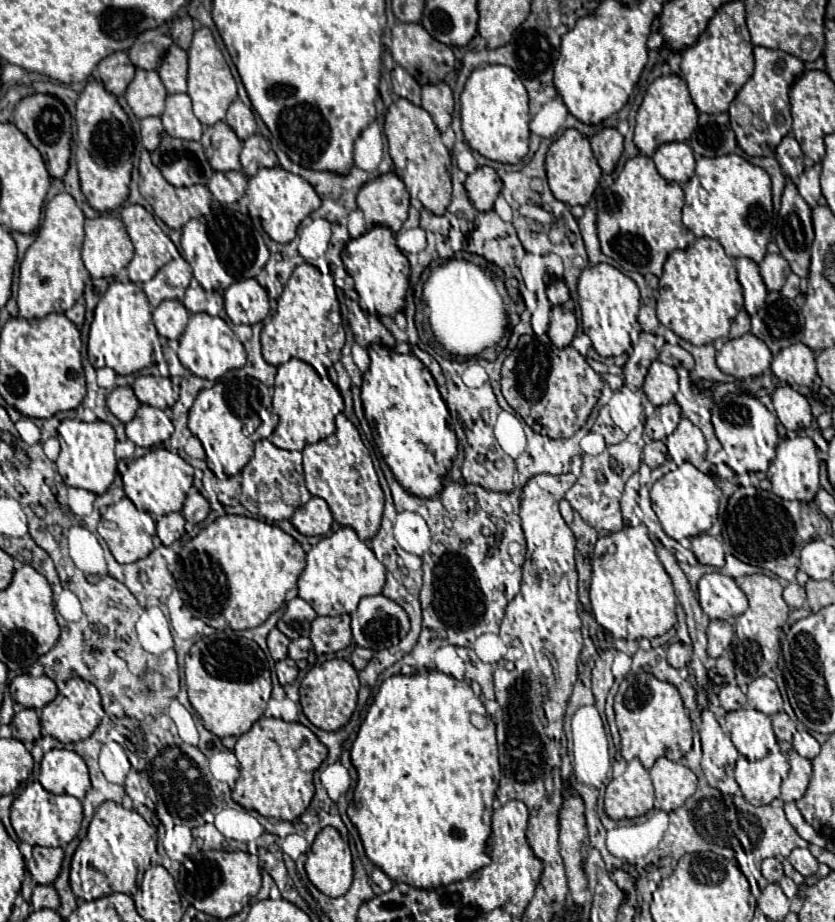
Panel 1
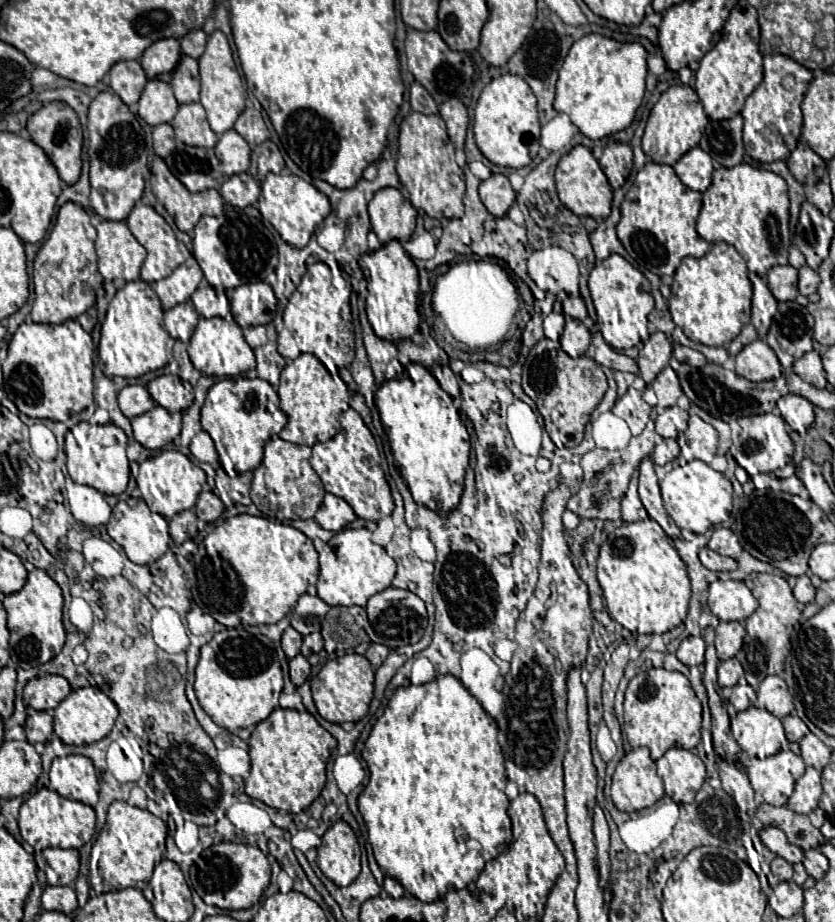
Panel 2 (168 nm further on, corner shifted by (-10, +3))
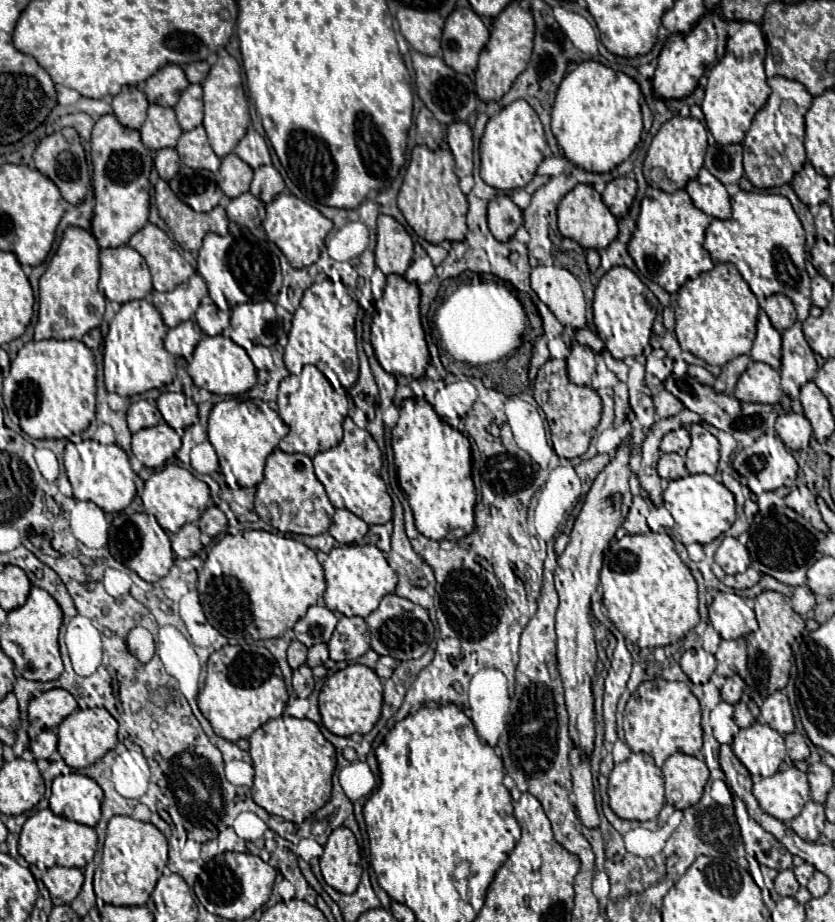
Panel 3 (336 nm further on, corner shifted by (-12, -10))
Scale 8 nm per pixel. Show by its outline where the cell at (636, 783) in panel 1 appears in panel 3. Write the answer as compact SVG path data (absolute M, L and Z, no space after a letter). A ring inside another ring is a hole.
M632 754L626 762L614 766L608 782L608 794L610 808L622 820L654 820L664 806L662 772L648 754Z

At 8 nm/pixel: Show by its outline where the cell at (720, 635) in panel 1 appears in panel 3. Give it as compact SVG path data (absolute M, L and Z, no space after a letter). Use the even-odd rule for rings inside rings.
M722 640L716 656L716 674L734 676L746 668L746 642L740 640Z

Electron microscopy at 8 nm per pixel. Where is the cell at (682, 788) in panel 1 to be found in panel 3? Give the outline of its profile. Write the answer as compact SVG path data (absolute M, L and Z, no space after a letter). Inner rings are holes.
M676 752L664 762L662 776L666 784L666 802L678 810L686 810L700 800L710 772L704 760Z

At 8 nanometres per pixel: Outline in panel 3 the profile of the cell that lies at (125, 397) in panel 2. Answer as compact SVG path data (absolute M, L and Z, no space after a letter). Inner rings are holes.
M138 400L132 402L128 408L128 428L132 432L138 432L142 428L150 428L156 426L162 420L162 414L158 412L158 408L154 404L150 404L148 400Z

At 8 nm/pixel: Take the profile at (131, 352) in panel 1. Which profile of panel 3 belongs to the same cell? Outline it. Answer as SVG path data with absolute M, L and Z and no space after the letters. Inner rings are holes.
M130 300L122 304L110 322L110 332L104 340L104 384L108 392L120 396L142 394L150 388L160 388L170 384L176 376L174 356L164 348L164 334L168 326L164 324L160 312L146 300Z

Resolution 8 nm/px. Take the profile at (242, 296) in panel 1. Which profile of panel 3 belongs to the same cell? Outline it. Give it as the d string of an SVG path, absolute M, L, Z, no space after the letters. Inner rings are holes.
M246 302L232 308L230 338L242 348L252 348L256 344L272 346L276 342L274 332L266 332L266 326L276 322L276 312L270 302Z

